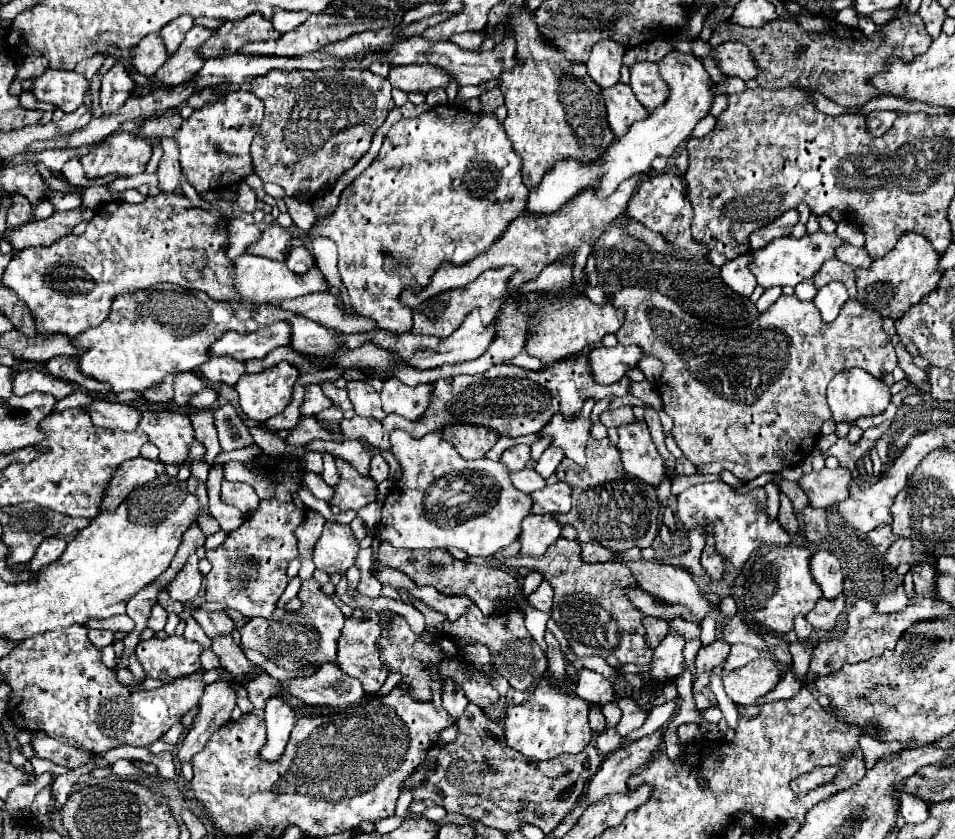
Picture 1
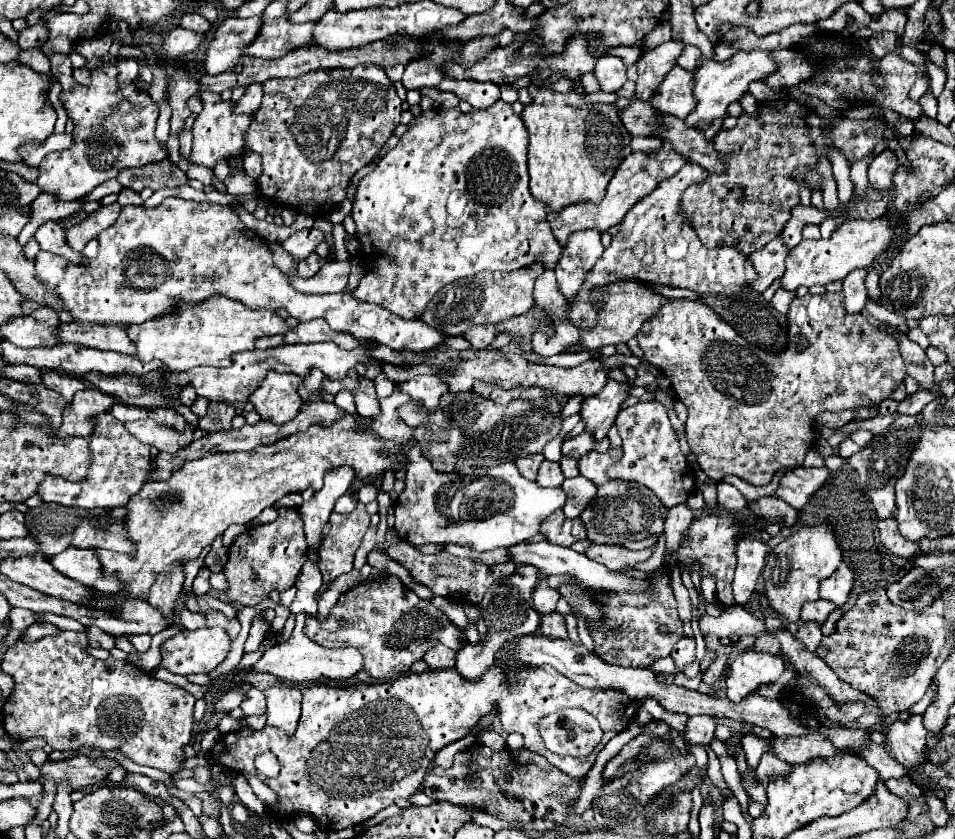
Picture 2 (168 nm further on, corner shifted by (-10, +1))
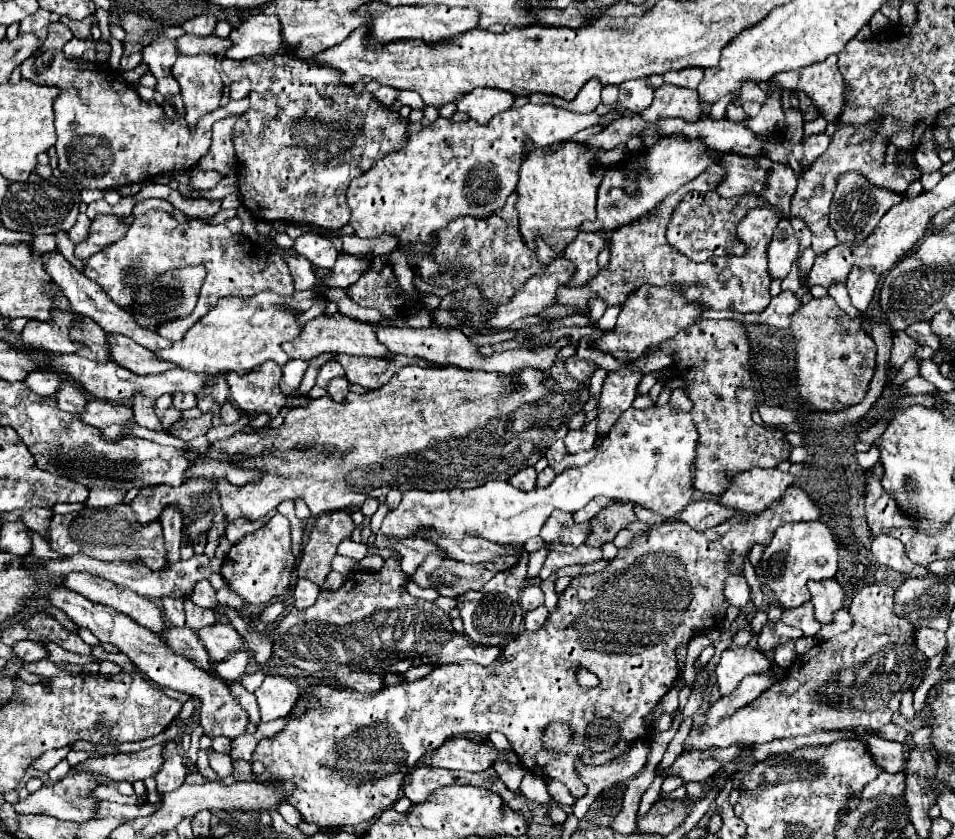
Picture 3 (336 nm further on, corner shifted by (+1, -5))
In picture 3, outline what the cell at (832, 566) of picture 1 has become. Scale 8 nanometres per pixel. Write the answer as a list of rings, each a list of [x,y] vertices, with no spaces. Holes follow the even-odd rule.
[[[836,578],[820,580],[820,582],[808,582],[808,590],[812,594],[814,604],[814,616],[818,622],[830,622],[832,614],[842,608],[844,592]]]

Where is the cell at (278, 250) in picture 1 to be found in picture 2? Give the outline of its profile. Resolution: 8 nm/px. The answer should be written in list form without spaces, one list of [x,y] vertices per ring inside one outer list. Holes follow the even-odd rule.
[[[311,228],[311,230],[299,230],[295,232],[291,238],[283,240],[283,248],[297,260],[305,260],[311,252],[315,252],[315,248],[325,240],[325,234],[317,228]]]

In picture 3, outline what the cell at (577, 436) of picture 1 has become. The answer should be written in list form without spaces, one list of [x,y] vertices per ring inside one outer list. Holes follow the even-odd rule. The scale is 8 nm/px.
[[[626,366],[618,372],[608,372],[598,402],[598,438],[604,438],[620,414],[632,406],[640,378],[640,372],[632,372]]]

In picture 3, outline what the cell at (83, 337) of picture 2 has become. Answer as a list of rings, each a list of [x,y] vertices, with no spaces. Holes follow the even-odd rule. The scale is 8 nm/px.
[[[106,334],[108,340],[108,356],[112,362],[128,368],[134,374],[160,374],[170,370],[170,362],[156,358],[150,350],[138,346],[126,336]]]

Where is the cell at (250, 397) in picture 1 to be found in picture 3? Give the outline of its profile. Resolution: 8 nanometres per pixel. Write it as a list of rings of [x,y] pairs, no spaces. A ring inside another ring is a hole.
[[[264,362],[256,370],[240,376],[228,374],[226,382],[234,404],[248,414],[270,414],[274,418],[286,404],[280,390],[282,368],[276,362]]]

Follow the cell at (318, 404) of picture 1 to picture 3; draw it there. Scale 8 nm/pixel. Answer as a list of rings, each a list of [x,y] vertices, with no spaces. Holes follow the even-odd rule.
[[[288,360],[284,366],[282,366],[282,380],[280,380],[280,390],[290,396],[298,390],[300,382],[302,382],[302,376],[308,368],[308,362],[304,360]]]

